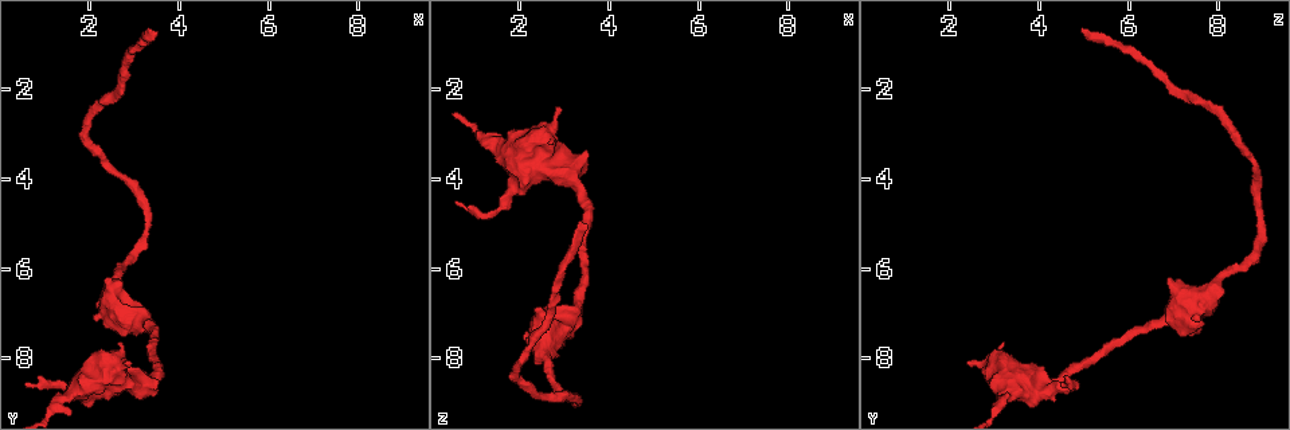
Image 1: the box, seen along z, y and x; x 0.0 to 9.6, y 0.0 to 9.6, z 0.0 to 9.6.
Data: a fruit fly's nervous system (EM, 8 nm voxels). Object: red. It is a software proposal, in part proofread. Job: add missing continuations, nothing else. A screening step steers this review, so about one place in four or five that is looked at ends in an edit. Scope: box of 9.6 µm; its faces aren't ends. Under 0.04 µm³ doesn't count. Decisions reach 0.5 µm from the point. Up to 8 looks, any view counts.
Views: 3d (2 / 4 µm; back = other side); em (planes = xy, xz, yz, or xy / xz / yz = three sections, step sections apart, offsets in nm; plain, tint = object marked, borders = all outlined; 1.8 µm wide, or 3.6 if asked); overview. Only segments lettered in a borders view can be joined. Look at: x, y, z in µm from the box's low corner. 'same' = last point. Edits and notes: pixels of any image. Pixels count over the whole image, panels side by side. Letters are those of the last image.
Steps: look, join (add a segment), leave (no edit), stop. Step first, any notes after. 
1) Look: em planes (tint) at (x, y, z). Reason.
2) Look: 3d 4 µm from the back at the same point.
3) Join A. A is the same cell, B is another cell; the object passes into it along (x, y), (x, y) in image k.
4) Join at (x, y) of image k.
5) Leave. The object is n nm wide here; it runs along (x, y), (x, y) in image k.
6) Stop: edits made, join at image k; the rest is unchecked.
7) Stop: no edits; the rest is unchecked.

Look: 3d 4 µm at (3.25, 8.55, 4.00). Thick turns thin.

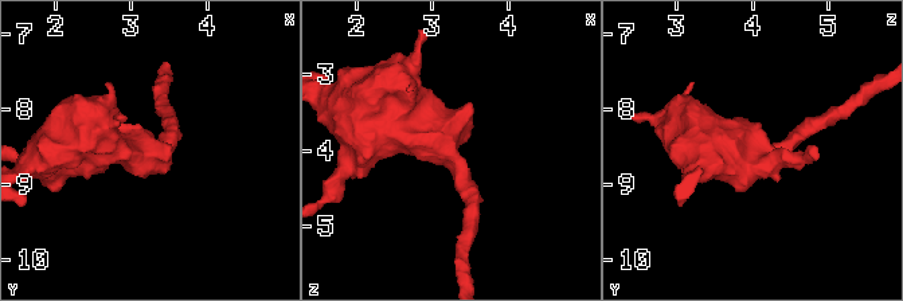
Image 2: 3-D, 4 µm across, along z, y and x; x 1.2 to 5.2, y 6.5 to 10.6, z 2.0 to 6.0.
Look: em 3.6 µm planes (tint) at (3.25, 8.60, 4.05). Now the EM.

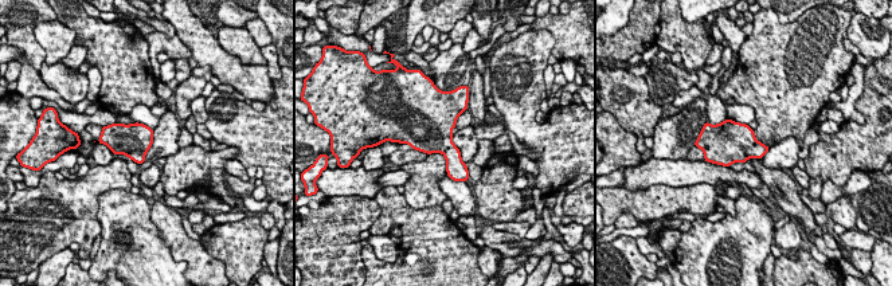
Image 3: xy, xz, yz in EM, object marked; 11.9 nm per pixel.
Look: em 3.6 µm planes (borders) at the same point. See the neighbours.

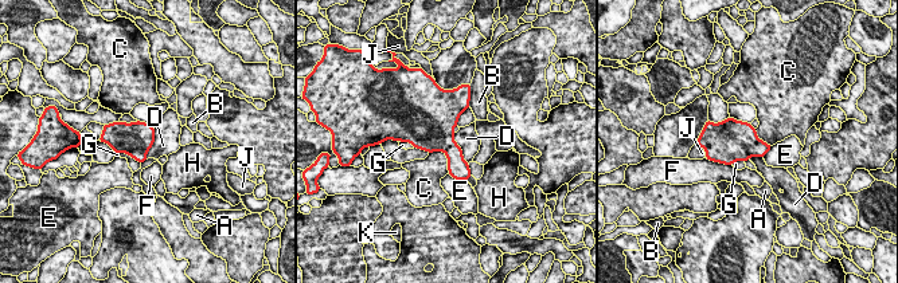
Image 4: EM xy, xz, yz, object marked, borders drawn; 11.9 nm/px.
Leave. A, B, C, D, E, F, G, H, J and K are other cells; a border runs along (453, 133), (453, 140), (468, 164) in image 4; no lettered segment goes on from it.

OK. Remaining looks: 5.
Look: em 3.6 µm xy step 8 (borders) at (1.80, 8.60, 2.90). An open end.

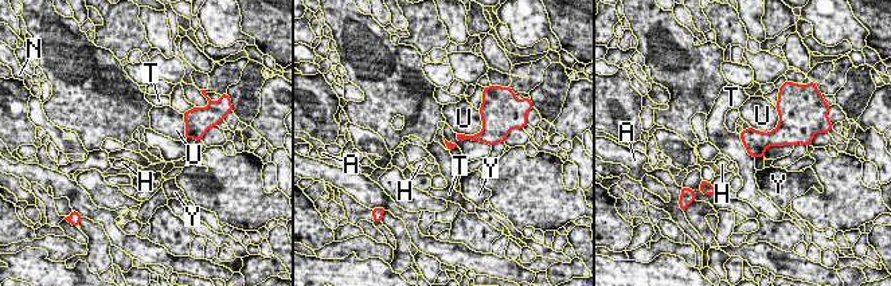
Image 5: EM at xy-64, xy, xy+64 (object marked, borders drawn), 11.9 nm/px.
Look: em 3.6 µm planes (borders) at the same point.

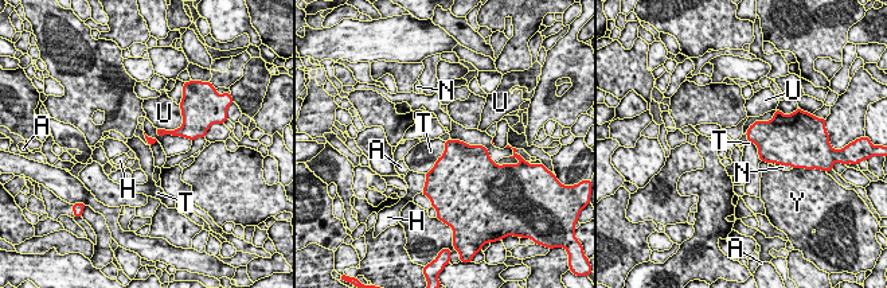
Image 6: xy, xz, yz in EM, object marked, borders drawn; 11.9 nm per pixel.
Leave. A, H, N, T, U and Y are other cells; a border runs along (445, 141), (442, 155), (425, 174) in image 6; none of them fits.

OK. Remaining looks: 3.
Look: 3d 4 µm at (3.40, 0.75, 4.95). Long arm stops here.

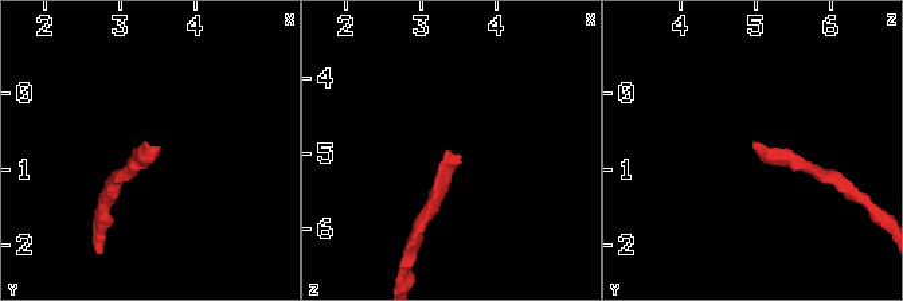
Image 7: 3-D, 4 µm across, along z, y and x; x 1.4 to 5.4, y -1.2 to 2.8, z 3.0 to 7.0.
Look: em yz step 4 (borders) at (3.40, 0.65, 4.95).

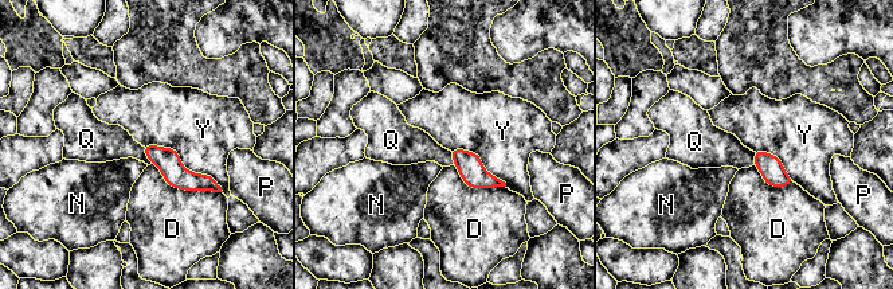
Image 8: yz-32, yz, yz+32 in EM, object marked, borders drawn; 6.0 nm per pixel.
Look: em planes (borders) at the same point.

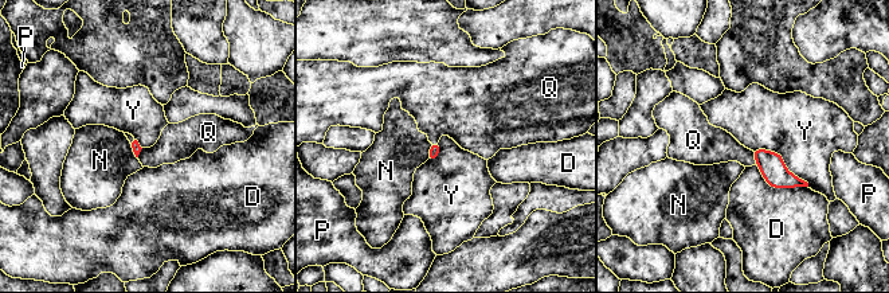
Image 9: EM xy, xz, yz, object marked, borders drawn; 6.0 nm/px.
Join Q. Q is the same cell, D, N, P and Y are other cells; the object passes into it along (771, 164), (755, 157), (716, 145) in image 9; it goes on there.

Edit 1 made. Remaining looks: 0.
Stop: edits made, join at image 9; the rest is unchecked.

